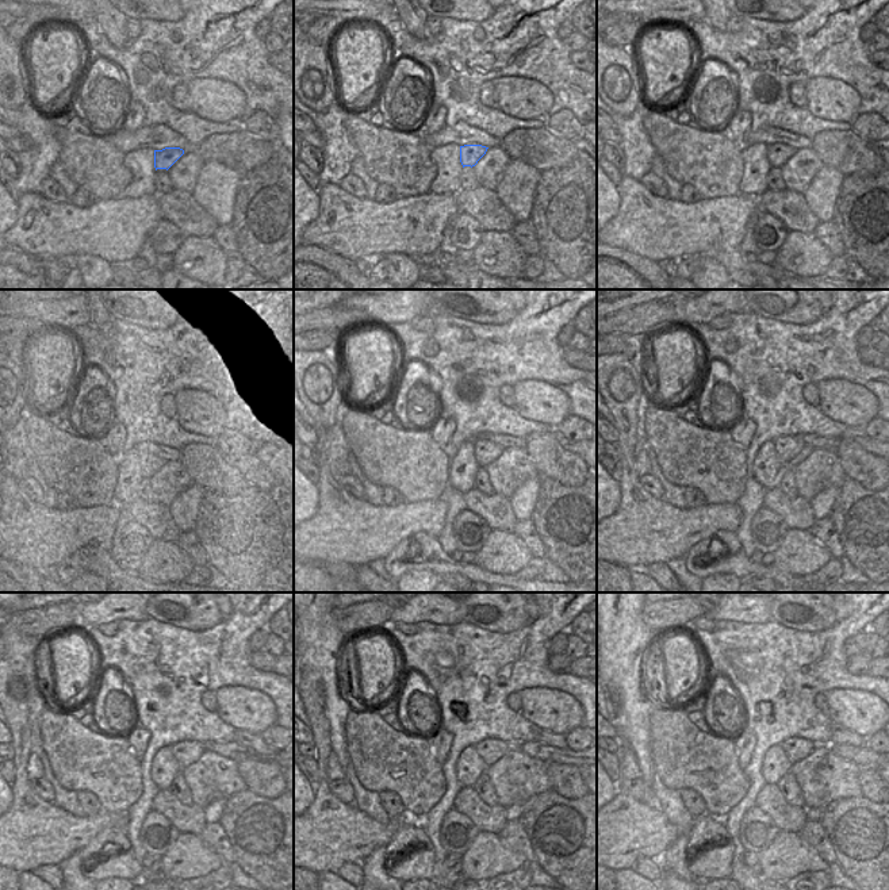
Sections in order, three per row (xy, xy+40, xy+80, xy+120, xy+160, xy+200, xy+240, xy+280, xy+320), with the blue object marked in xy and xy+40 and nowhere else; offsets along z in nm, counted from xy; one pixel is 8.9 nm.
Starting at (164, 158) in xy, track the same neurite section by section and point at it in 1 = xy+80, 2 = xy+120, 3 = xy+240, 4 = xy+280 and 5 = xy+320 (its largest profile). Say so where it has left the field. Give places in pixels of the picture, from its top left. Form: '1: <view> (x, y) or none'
1: xy+80 (778, 154)
2: xy+120 (173, 455)
3: xy+240 (187, 752)
4: xy+280 (490, 750)
5: xy+320 (796, 748)

